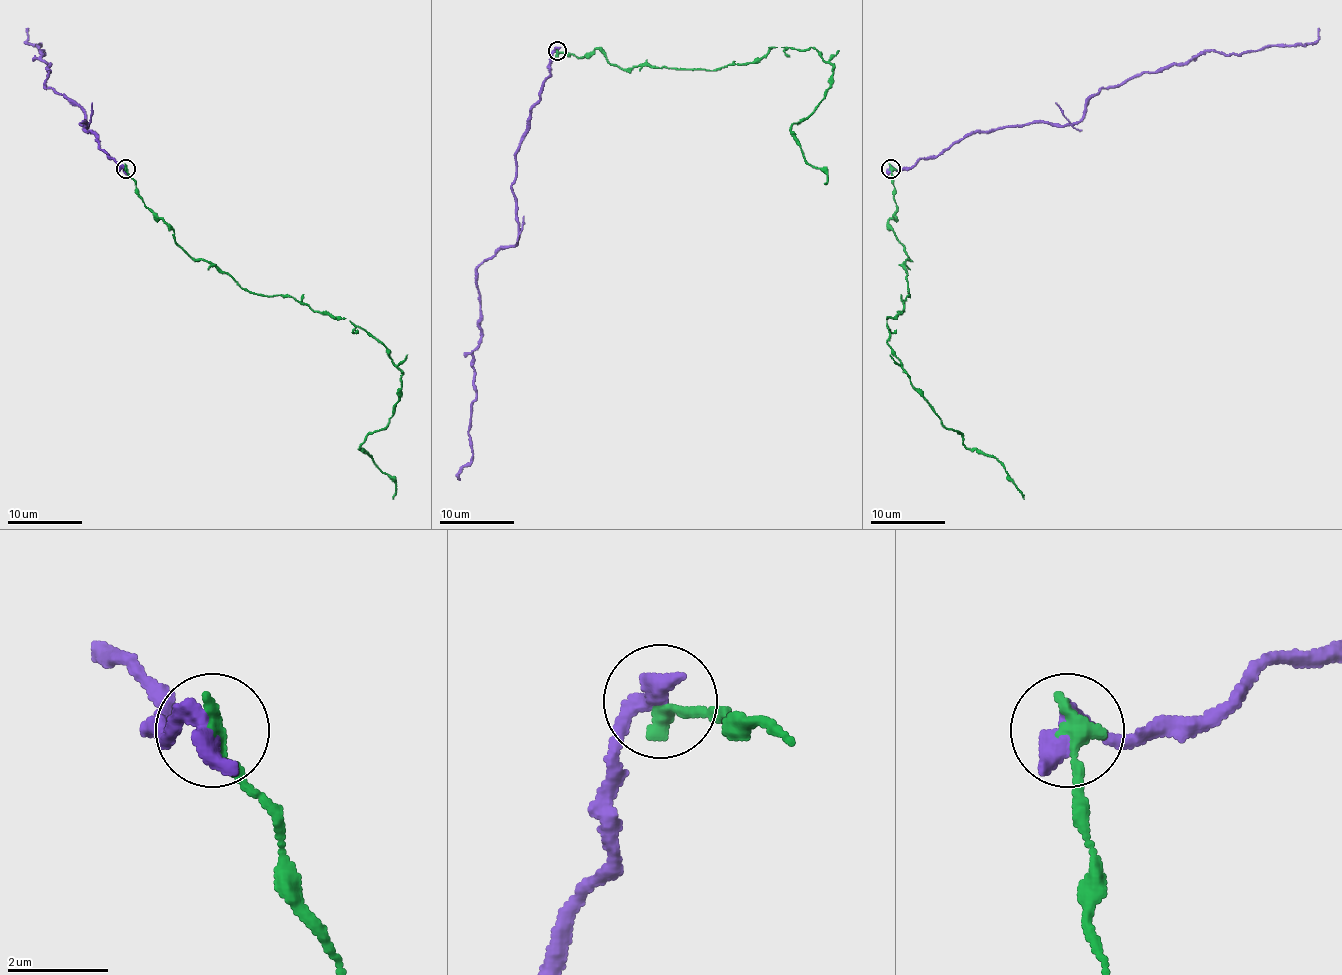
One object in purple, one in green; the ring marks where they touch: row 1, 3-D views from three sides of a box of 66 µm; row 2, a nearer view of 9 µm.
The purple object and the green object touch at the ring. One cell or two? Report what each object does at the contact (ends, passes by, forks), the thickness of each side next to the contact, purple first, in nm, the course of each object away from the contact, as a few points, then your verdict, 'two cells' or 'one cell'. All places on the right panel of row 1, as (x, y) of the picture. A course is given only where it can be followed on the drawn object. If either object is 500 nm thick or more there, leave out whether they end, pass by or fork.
calibres 500 and 400 nm; course purple (891, 169), (909, 169), (971, 134), (1074, 124), (1096, 93), (1145, 72), (1212, 50), (1314, 42), (1318, 27); course green (891, 169), (889, 225), (908, 257), (909, 296), (887, 319), (887, 345), (941, 421), (997, 460), (1023, 500); two cells

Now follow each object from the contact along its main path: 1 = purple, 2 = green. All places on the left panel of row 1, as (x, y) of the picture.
1: (125, 169), (80, 124), (86, 124), (82, 110), (45, 87), (48, 65), (41, 46), (28, 42), (26, 27)
2: (125, 169), (192, 257), (383, 345), (401, 397), (360, 447), (394, 481), (392, 500)

